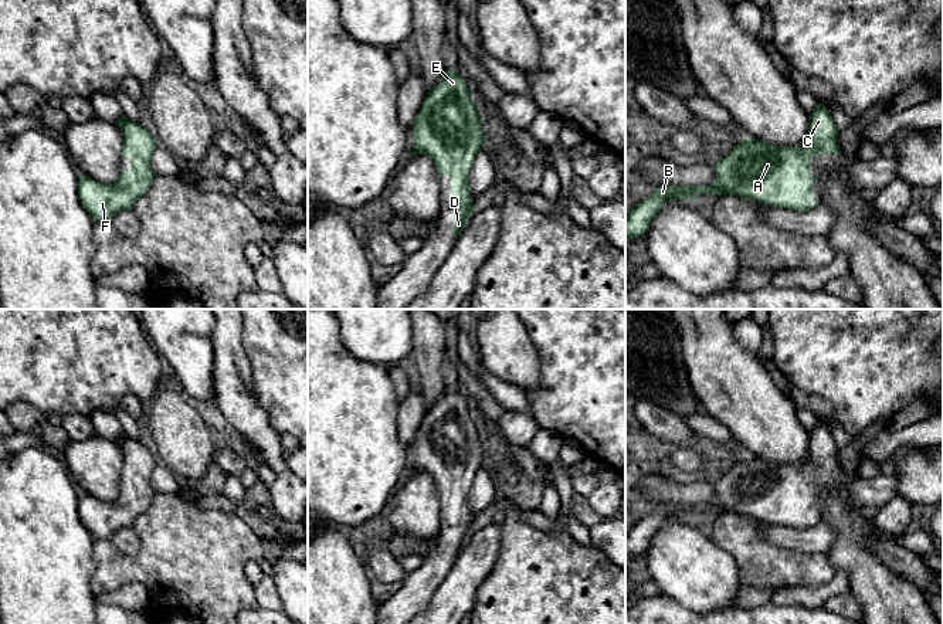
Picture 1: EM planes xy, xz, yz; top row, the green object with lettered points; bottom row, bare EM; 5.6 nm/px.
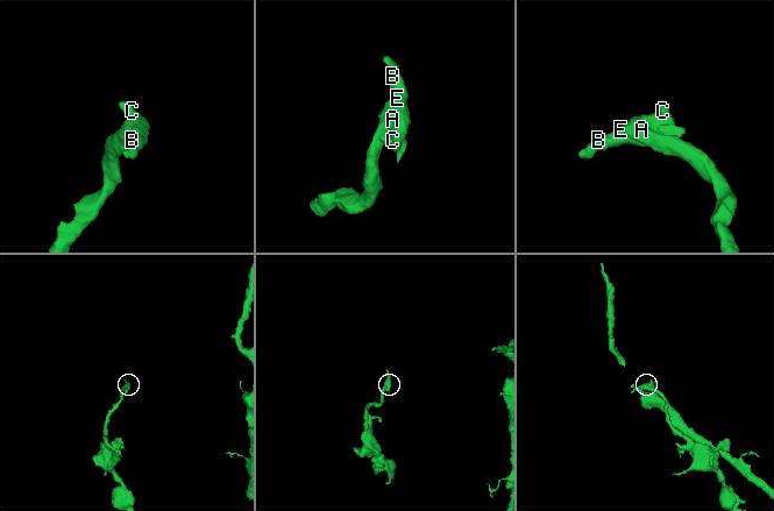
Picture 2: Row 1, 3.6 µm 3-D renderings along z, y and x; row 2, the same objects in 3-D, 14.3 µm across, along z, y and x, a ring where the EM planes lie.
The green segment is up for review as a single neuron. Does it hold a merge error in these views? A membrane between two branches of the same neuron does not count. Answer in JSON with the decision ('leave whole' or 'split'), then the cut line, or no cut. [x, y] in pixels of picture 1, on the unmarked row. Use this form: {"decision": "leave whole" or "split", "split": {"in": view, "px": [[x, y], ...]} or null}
{"decision": "leave whole", "split": null}

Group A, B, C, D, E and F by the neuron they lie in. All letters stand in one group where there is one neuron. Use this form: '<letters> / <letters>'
A B C D E F

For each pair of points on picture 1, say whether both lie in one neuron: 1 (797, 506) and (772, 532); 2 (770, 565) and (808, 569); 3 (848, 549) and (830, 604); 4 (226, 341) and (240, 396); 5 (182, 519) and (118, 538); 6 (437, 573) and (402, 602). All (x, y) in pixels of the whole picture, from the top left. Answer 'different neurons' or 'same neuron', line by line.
1: different neurons
2: same neuron
3: different neurons
4: same neuron
5: different neurons
6: same neuron

